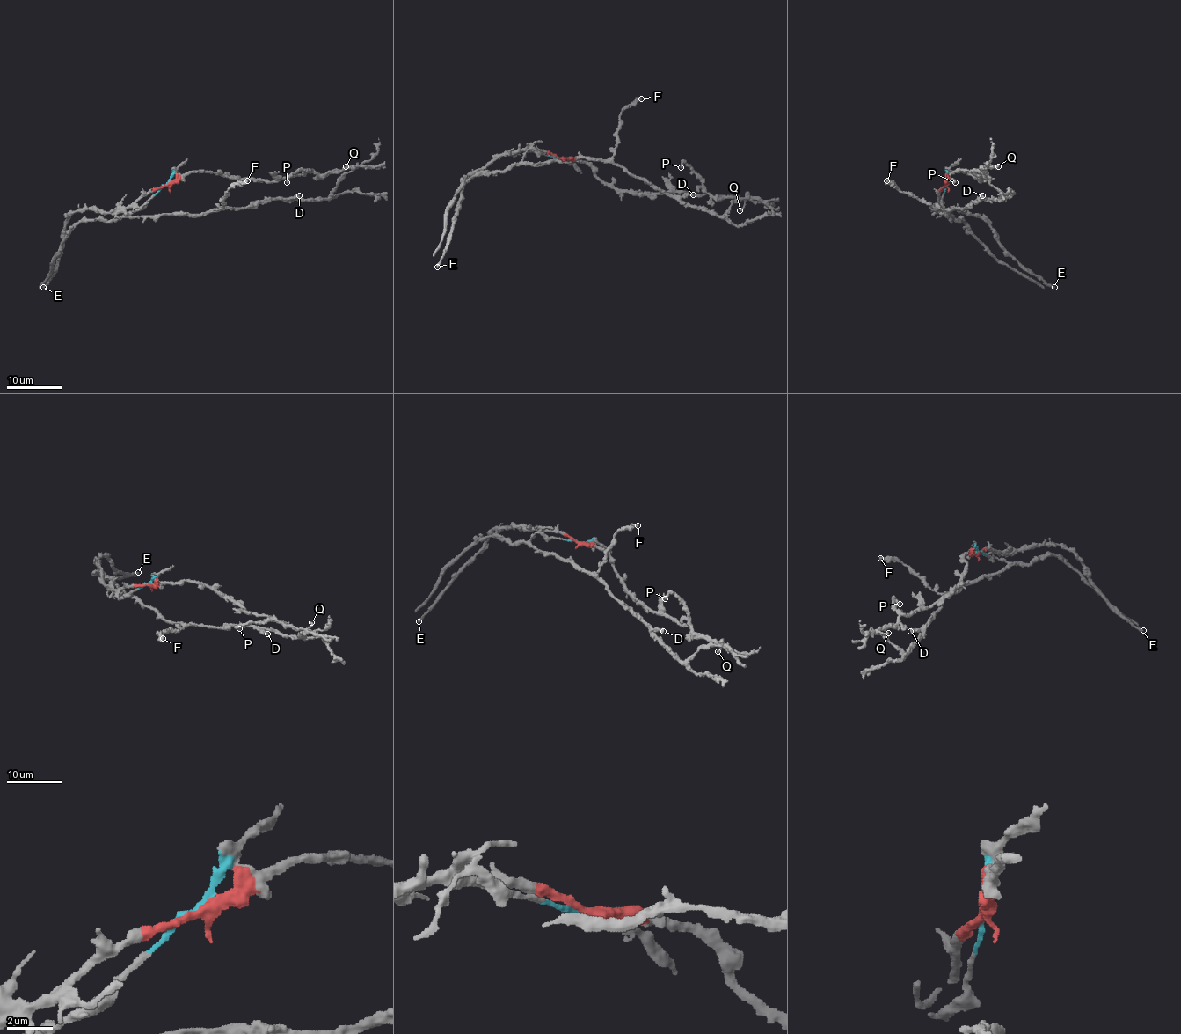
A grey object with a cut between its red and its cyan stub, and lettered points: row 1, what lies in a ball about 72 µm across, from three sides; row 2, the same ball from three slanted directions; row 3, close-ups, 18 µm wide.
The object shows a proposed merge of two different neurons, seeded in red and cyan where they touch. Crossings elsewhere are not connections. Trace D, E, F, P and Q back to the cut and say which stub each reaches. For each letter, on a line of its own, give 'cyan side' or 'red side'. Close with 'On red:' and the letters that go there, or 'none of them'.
D: cyan side
E: red side
F: cyan side
P: red side
Q: red side
On red: E, P, Q

